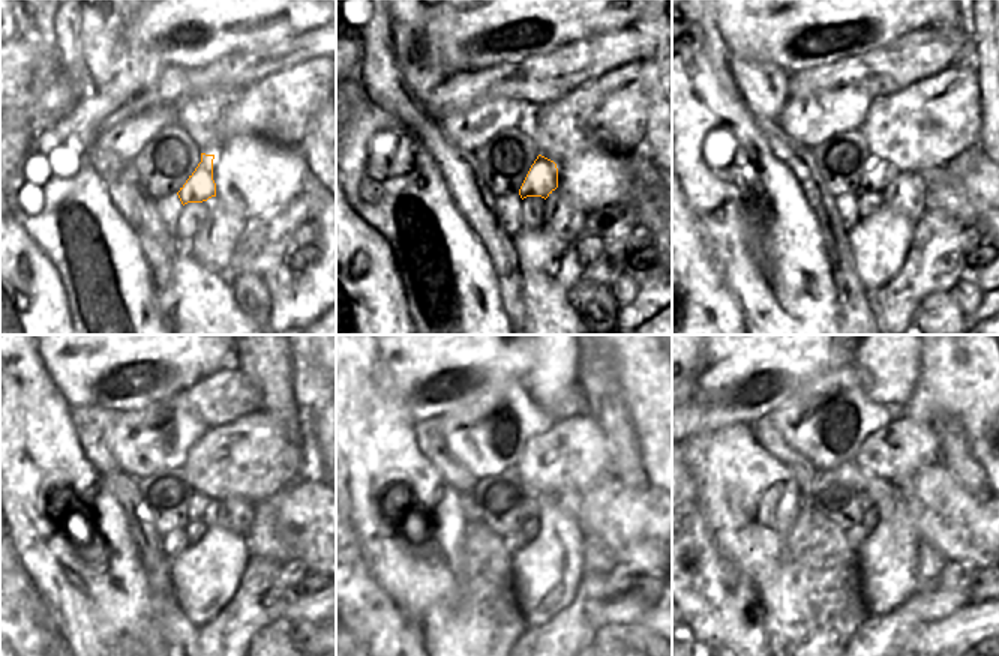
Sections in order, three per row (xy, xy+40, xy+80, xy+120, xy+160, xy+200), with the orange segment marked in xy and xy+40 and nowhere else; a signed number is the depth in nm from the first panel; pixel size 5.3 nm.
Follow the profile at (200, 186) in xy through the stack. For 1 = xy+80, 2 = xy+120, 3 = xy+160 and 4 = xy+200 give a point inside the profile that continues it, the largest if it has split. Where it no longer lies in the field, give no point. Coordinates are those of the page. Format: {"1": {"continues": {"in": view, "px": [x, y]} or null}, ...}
{"1": {"continues": {"in": "xy+80", "px": [878, 173]}}, "2": {"continues": {"in": "xy+120", "px": [200, 503]}}, "3": {"continues": {"in": "xy+160", "px": [531, 505]}}, "4": {"continues": {"in": "xy+200", "px": [866, 502]}}}

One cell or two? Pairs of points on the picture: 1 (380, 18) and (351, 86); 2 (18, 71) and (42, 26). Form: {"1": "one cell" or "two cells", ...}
{"1": "one cell", "2": "two cells"}

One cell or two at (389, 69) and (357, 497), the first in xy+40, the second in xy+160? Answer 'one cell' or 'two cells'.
one cell

